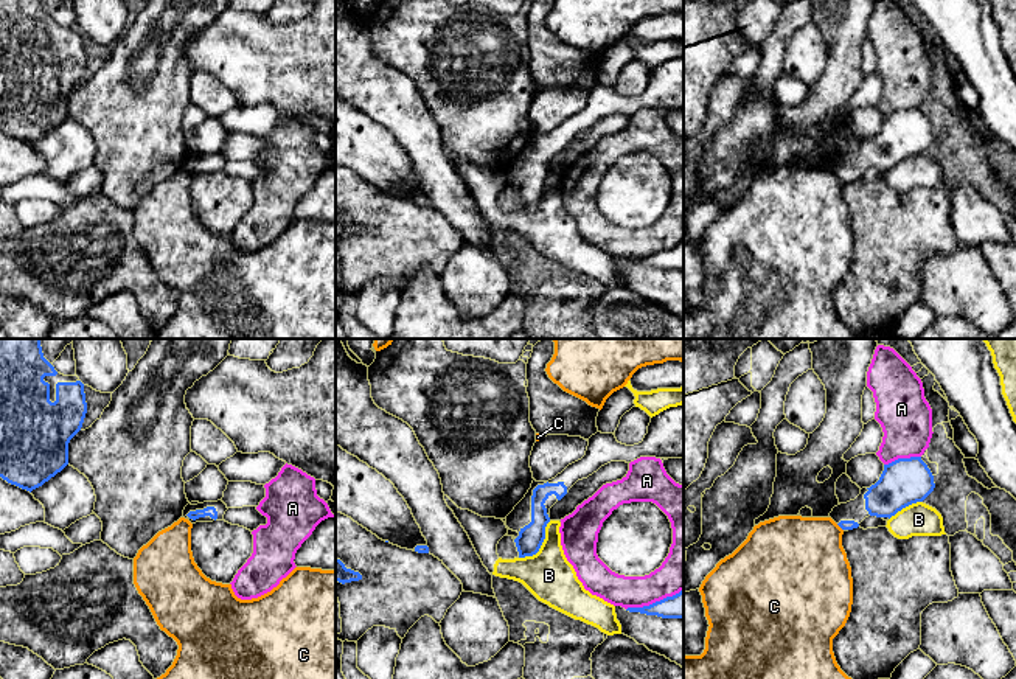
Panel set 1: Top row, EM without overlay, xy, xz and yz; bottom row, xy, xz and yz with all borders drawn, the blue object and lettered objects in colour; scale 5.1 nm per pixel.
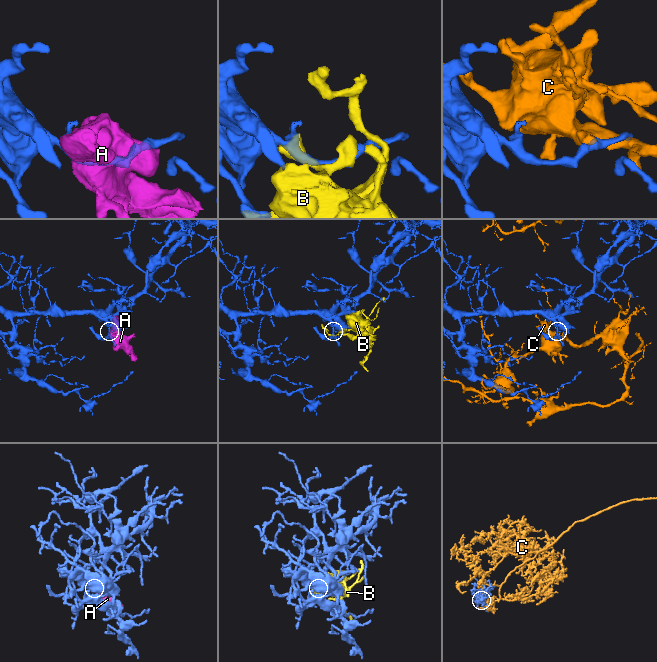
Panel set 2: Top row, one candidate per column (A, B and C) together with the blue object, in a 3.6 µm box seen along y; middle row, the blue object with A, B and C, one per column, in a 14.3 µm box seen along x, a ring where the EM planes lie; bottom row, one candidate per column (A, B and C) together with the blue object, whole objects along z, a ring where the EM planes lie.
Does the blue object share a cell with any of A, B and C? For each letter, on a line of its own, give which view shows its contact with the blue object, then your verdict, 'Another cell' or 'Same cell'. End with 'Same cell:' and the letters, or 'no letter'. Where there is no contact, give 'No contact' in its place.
A: Touches blue in xz. Another cell
B: Touches blue in xz. Another cell
C: Touches blue in yz. Another cell
Same cell: no letter

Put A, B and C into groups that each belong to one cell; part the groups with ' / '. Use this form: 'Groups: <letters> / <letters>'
Groups: A / B / C

